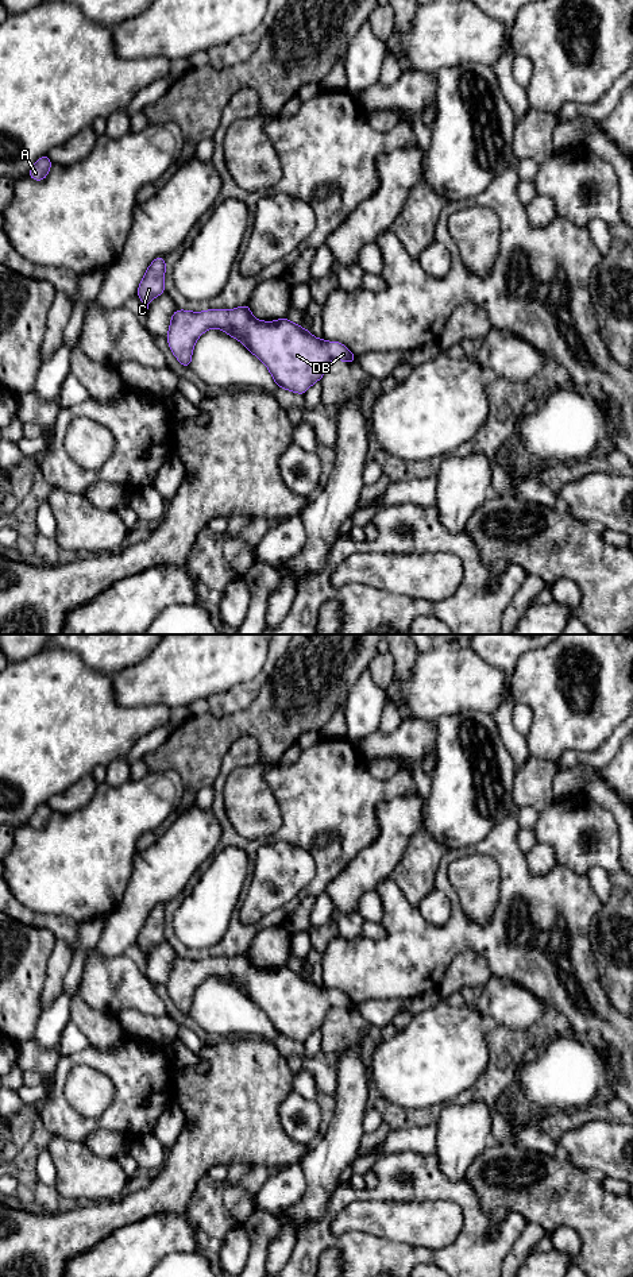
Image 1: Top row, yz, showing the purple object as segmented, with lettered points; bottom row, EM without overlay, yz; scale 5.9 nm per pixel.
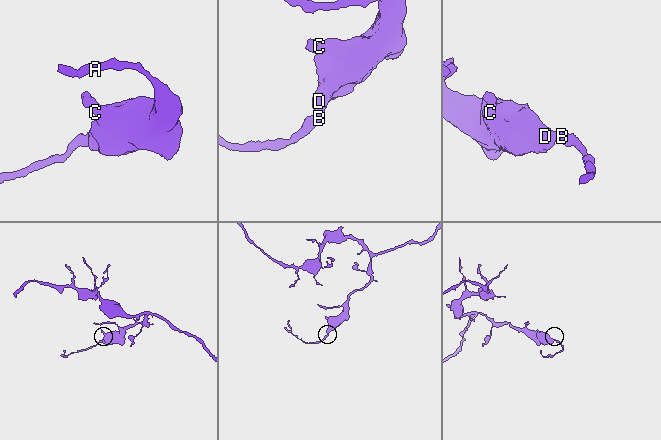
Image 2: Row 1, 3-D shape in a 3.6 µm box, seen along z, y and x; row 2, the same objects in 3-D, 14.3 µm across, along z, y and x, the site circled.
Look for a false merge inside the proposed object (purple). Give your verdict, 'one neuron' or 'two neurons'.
one neuron

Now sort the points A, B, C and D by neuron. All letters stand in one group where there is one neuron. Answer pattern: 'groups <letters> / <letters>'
groups A B C D

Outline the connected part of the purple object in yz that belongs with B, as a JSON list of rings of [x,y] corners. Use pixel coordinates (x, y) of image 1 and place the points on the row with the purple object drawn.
[[[244,305],[231,310],[177,309],[166,339],[182,366],[190,367],[194,343],[209,328],[221,329],[243,342],[266,364],[278,387],[298,394],[305,394],[314,382],[321,381],[331,359],[348,363],[358,359],[339,342],[317,339],[286,317],[260,321],[251,315],[250,305]]]

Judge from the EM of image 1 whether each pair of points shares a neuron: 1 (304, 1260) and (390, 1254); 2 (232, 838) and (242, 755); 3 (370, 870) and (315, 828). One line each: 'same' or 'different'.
1: same
2: same
3: different

